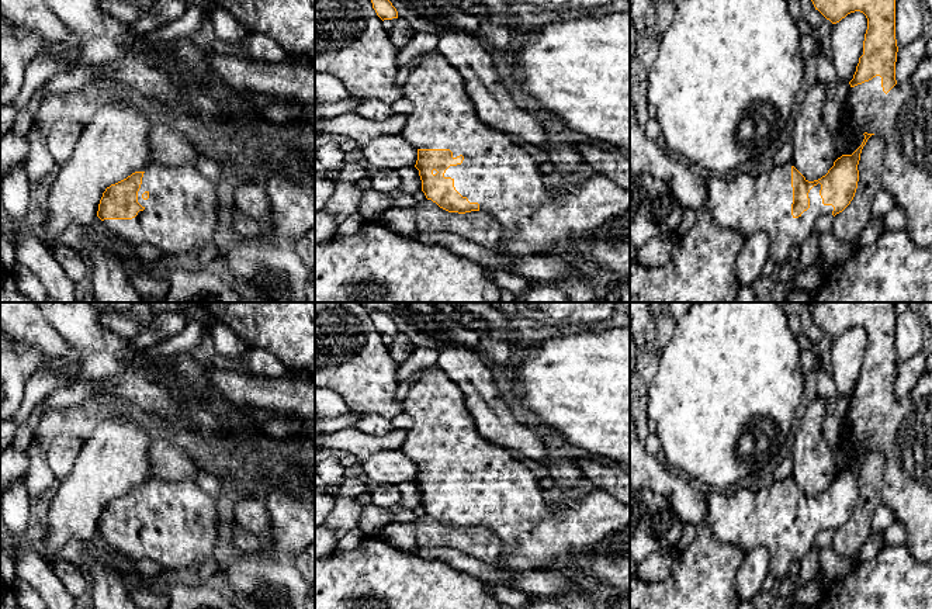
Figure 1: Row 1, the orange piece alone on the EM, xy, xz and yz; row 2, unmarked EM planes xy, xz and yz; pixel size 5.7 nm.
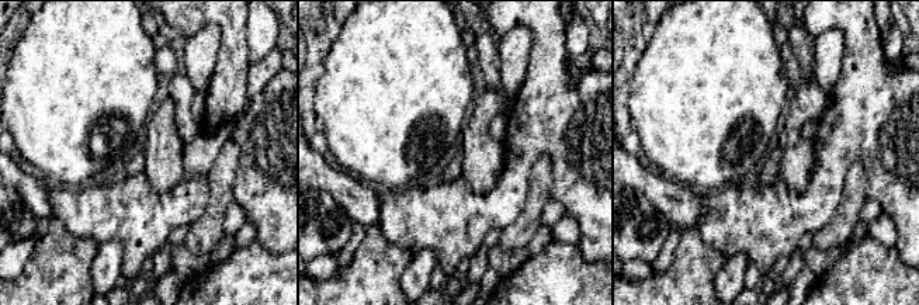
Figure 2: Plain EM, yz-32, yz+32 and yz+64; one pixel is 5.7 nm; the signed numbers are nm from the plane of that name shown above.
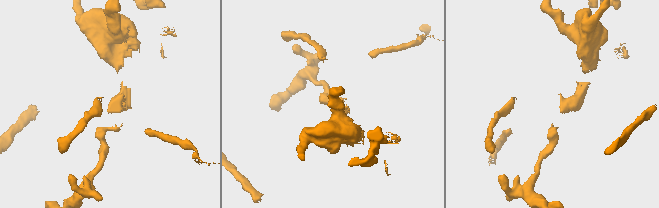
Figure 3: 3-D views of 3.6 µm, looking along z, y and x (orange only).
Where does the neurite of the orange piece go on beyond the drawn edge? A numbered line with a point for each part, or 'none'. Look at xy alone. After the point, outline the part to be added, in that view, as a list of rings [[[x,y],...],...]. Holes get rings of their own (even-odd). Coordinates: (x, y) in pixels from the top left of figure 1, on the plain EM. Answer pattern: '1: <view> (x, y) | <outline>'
1: xy (180, 529) | [[[150,480],[142,492],[138,518],[145,523],[132,534],[104,534],[104,541],[129,560],[152,560],[166,571],[177,571],[195,563],[205,564],[218,553],[222,532],[216,525],[218,509],[214,496],[194,481]]]

